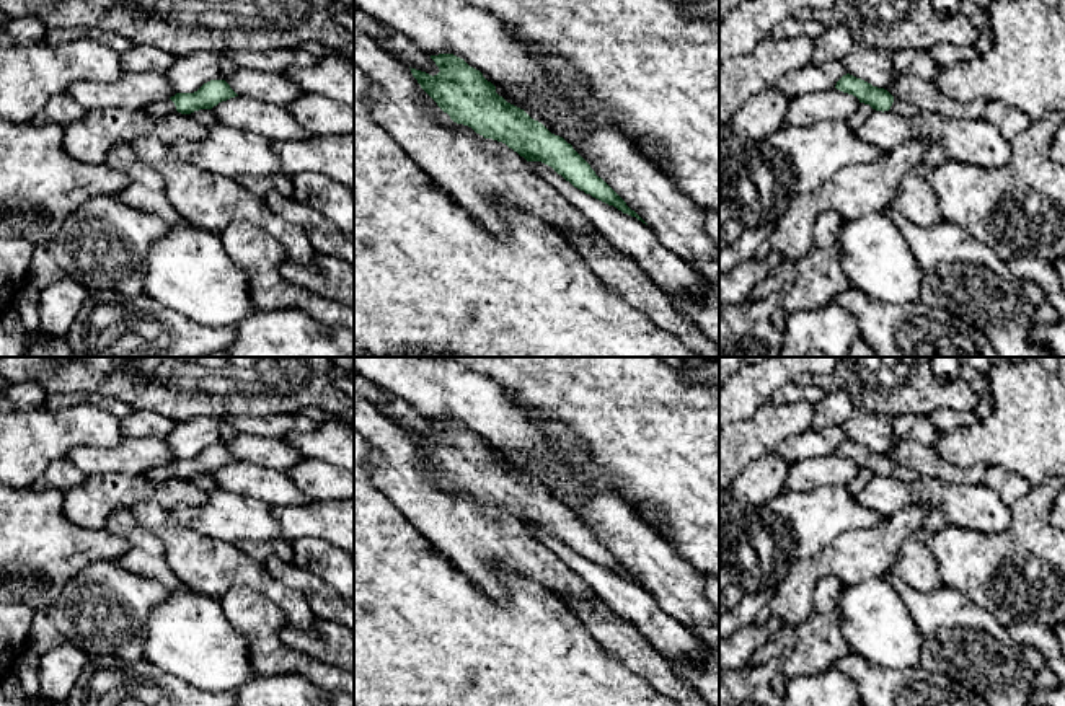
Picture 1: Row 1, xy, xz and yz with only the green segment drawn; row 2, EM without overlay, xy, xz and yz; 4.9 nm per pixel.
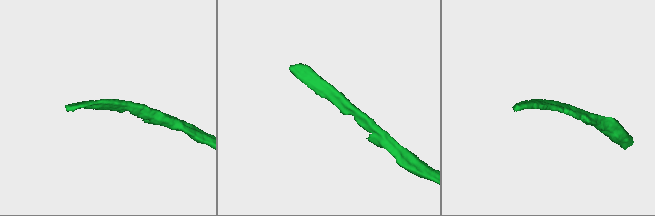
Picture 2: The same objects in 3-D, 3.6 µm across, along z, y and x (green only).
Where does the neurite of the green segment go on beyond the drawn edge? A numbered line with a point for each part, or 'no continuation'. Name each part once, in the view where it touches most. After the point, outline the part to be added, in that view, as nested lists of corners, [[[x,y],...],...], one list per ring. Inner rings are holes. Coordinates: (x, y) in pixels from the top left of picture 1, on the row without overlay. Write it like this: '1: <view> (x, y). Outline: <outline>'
1: xz (437, 478). Outline: [[[432,473],[432,474],[431,474],[431,479],[432,479],[435,484],[439,484],[440,488],[444,488],[445,491],[449,491],[449,492],[455,492],[455,491],[457,491],[457,488],[453,488],[453,486],[450,484],[450,481],[449,481],[447,478],[444,478],[440,473]]]

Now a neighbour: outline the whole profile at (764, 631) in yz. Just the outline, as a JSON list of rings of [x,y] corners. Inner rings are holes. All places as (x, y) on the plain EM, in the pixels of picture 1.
[[[778,616],[762,624],[740,628],[727,638],[719,638],[719,670],[740,670],[747,665],[758,646],[765,644],[783,628]]]

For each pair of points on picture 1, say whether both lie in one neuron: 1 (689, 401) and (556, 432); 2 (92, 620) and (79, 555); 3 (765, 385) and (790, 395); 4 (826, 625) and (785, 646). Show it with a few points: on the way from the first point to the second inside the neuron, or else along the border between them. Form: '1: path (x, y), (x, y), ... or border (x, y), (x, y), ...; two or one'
1: border (537, 411), (548, 419), (565, 423), (596, 458); two
2: border (116, 560), (88, 563), (64, 586), (57, 597); two
3: border (791, 382), (786, 382), (768, 401); two
4: path (816, 635), (804, 646), (795, 646); one

